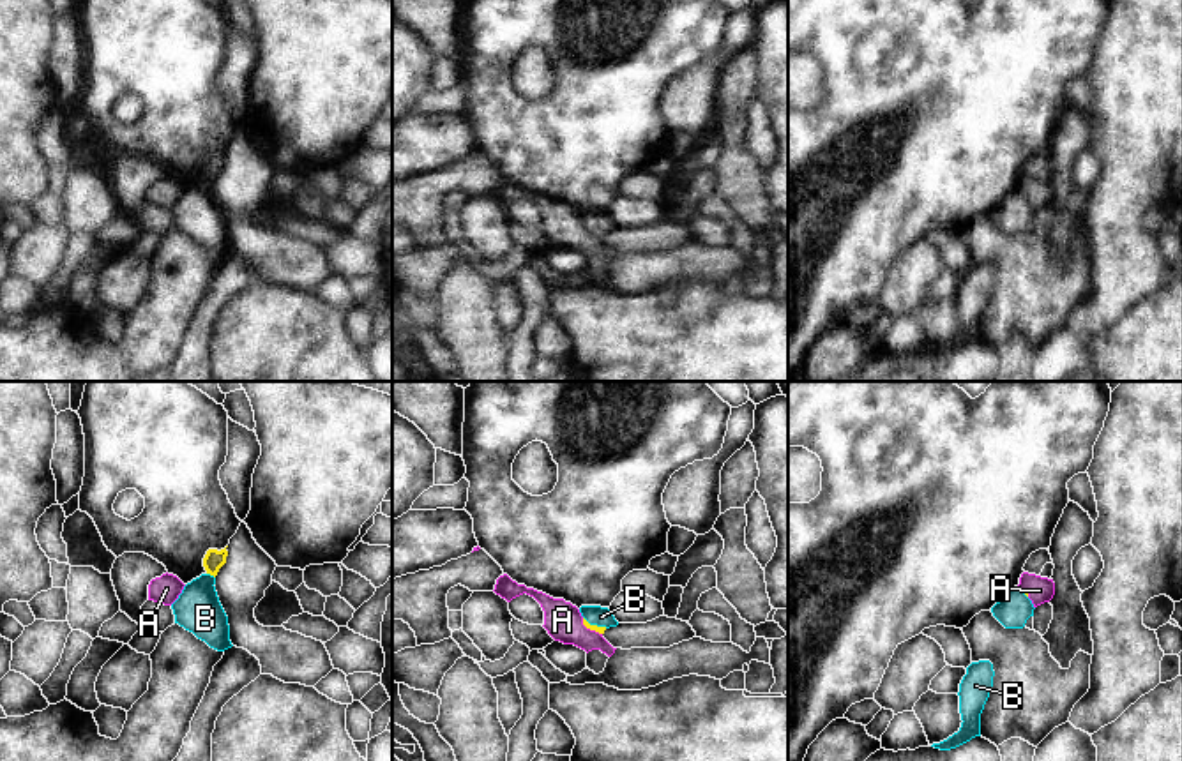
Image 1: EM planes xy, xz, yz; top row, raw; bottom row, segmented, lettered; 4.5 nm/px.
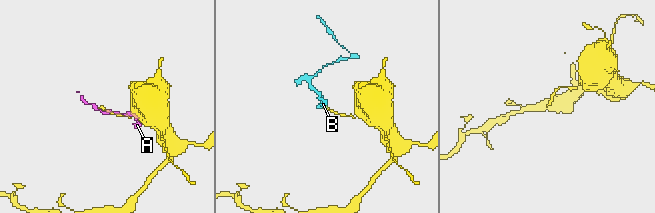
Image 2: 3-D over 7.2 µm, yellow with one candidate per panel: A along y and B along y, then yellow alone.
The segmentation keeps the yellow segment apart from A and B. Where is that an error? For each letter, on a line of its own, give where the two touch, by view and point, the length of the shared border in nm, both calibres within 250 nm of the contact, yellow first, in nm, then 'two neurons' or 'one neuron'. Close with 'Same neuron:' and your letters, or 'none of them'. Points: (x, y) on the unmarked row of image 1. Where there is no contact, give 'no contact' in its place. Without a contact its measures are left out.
A: xz (590, 233) | 120 nm | 30/170 nm | two neurons
B: xy (211, 179) | 50 nm | 90/200 nm | one neuron
Same neuron: B

